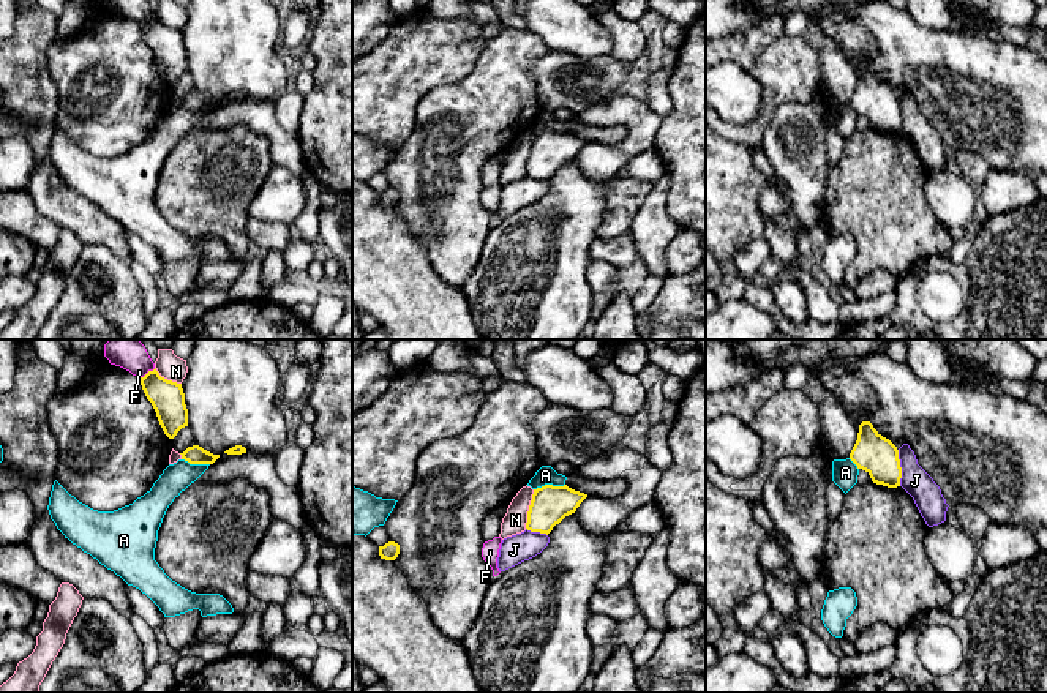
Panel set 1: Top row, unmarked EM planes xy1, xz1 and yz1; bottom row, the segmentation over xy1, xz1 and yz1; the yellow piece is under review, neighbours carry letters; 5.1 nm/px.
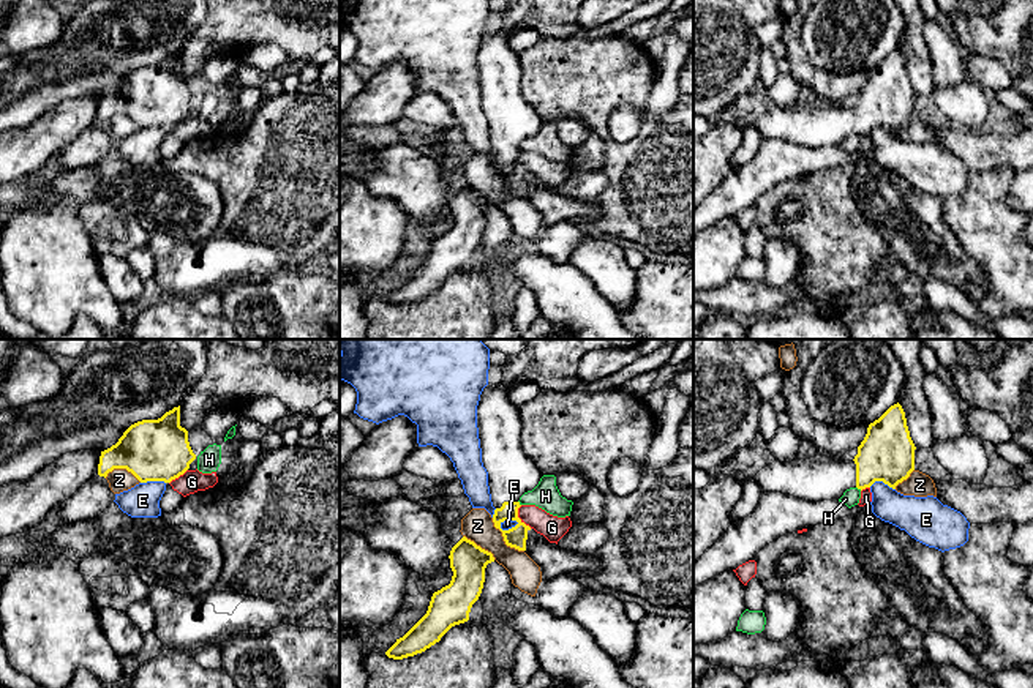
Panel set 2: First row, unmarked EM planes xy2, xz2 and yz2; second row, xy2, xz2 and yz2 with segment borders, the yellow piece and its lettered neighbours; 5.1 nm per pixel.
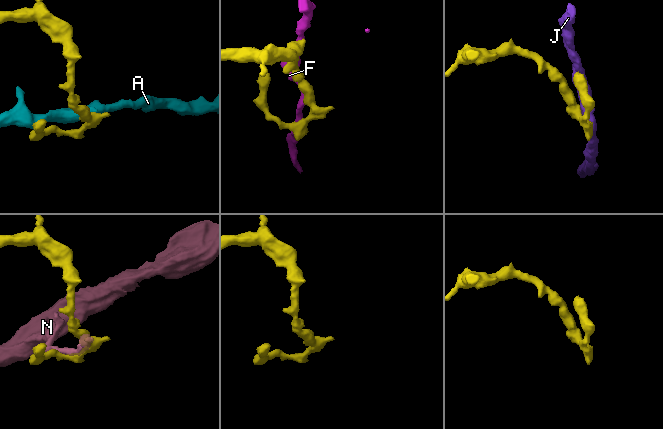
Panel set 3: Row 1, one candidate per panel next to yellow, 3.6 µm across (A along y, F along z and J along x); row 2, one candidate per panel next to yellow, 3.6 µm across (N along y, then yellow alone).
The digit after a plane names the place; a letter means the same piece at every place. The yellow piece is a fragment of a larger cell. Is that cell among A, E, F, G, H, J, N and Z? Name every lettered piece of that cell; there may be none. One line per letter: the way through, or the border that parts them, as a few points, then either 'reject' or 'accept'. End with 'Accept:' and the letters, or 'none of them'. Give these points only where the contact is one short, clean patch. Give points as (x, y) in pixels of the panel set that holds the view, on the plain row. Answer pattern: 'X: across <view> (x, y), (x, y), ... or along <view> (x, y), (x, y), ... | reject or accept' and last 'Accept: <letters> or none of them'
A: along xz1 (564, 130), (542, 131), (534, 136) | reject
E: along yz2 (869, 133), (875, 128), (883, 128), (894, 136) | reject
F: reject
G: along xz2 (520, 152), (518, 163), (531, 174) | reject
H: reject
J: along yz1 (897, 97), (900, 131) | reject
N: reject
Z: reject
Accept: none of them

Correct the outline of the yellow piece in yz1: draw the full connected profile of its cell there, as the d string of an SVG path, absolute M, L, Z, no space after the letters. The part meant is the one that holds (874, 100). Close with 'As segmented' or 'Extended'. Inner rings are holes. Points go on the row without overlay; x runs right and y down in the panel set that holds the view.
M870 68L859 71L857 87L850 99L850 106L857 115L865 117L873 129L888 134L900 133L902 114L899 96Z. As segmented

